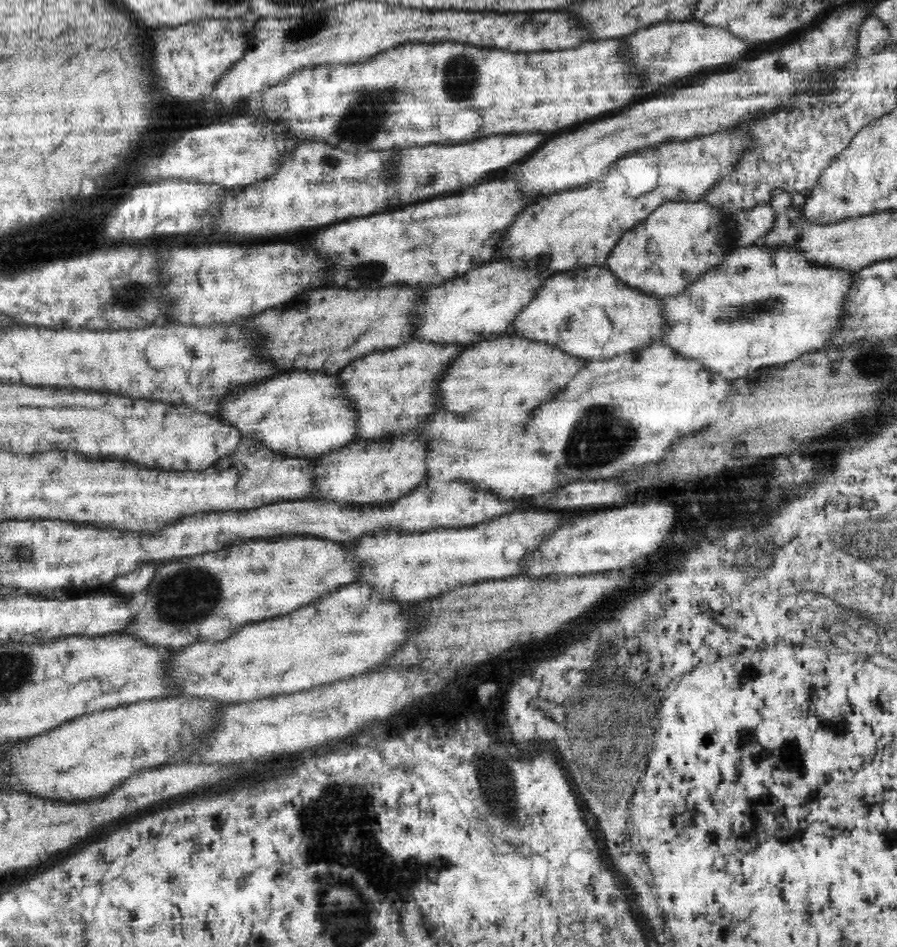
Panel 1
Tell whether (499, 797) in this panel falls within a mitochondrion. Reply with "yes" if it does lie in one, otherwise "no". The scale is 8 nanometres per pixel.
yes

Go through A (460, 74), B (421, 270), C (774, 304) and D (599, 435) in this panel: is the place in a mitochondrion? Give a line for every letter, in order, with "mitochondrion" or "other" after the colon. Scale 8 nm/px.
A: mitochondrion
B: other
C: mitochondrion
D: mitochondrion

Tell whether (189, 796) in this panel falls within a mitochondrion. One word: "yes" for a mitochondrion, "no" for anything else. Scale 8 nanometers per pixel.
no

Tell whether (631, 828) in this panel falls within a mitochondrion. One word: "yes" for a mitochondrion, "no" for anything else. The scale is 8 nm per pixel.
no

